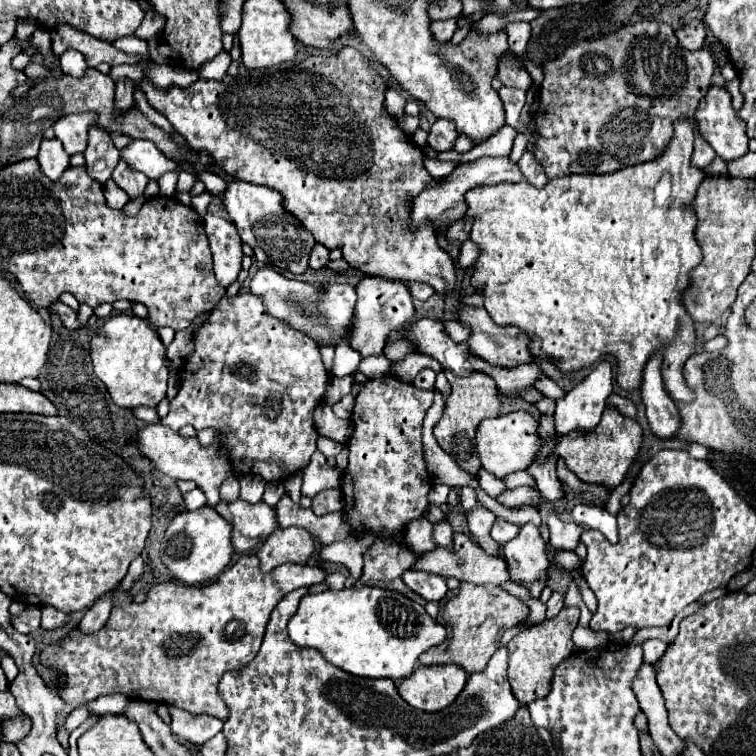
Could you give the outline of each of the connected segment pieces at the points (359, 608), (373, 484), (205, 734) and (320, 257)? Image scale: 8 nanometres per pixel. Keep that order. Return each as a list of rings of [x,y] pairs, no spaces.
[[[374,586],[306,594],[288,622],[288,634],[294,644],[320,650],[330,664],[348,674],[360,678],[390,678],[394,682],[414,672],[422,652],[446,640],[446,628],[422,604],[394,590]]]
[[[392,374],[368,380],[356,396],[352,410],[354,432],[346,442],[350,462],[342,478],[344,512],[356,530],[386,532],[386,538],[378,540],[364,554],[360,578],[364,584],[394,580],[416,560],[414,550],[402,544],[402,532],[410,520],[424,516],[430,506],[428,492],[432,478],[422,454],[422,420],[432,406],[432,398],[432,390],[418,390]]]
[[[168,704],[168,710],[172,720],[172,732],[180,739],[193,744],[202,744],[222,731],[224,722],[214,716],[193,715],[170,704]]]
[[[314,244],[314,248],[312,248],[312,252],[310,252],[310,260],[308,260],[308,264],[310,264],[310,268],[314,268],[314,270],[318,270],[318,268],[324,268],[326,264],[328,264],[328,248],[324,246],[324,244]]]

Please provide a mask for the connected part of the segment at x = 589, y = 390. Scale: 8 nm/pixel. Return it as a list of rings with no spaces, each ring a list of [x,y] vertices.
[[[600,360],[596,370],[592,370],[576,388],[572,388],[562,400],[556,400],[556,412],[554,412],[554,422],[556,422],[556,432],[568,434],[572,430],[580,430],[580,432],[590,432],[592,428],[596,428],[596,424],[600,422],[600,416],[606,408],[606,400],[612,394],[614,388],[614,374],[612,374],[612,364],[606,360]]]

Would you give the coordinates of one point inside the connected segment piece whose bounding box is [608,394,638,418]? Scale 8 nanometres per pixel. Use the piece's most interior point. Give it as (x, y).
(627, 407)

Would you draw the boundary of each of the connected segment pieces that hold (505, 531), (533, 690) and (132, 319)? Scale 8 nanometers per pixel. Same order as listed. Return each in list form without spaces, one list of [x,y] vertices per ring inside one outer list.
[[[496,518],[496,520],[494,520],[494,526],[492,526],[490,536],[492,536],[500,546],[506,544],[508,540],[512,540],[516,534],[518,534],[518,526],[516,526],[516,524],[510,524],[510,522],[504,520],[504,518]]]
[[[562,608],[556,618],[544,620],[542,624],[528,628],[528,630],[516,634],[508,642],[508,650],[510,650],[508,680],[510,680],[510,686],[512,686],[512,694],[522,704],[530,704],[532,700],[548,694],[554,664],[562,662],[564,658],[568,658],[574,652],[572,632],[578,626],[578,618],[580,618],[578,608]]]
[[[118,314],[106,320],[90,342],[90,356],[96,376],[104,382],[118,406],[156,408],[156,404],[166,396],[166,348],[148,320],[130,314]]]

